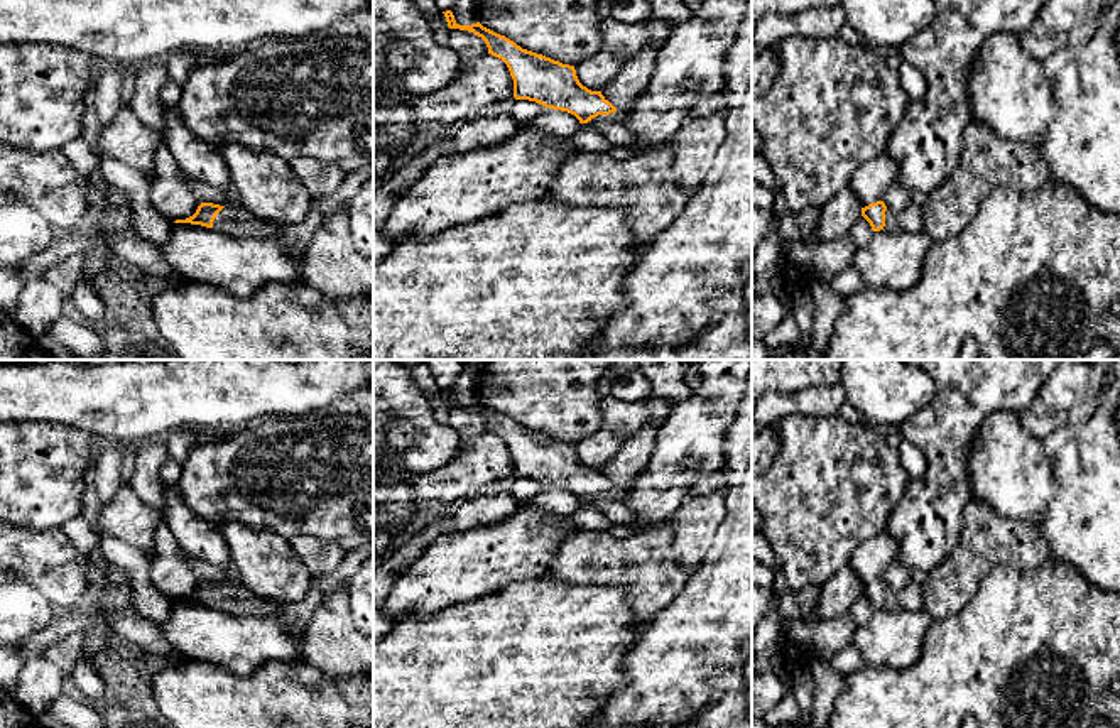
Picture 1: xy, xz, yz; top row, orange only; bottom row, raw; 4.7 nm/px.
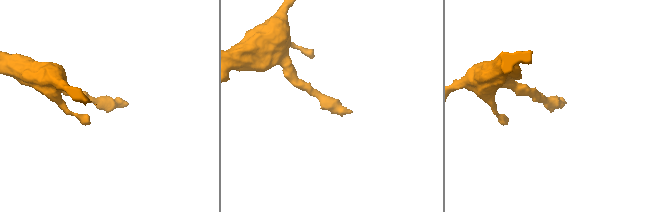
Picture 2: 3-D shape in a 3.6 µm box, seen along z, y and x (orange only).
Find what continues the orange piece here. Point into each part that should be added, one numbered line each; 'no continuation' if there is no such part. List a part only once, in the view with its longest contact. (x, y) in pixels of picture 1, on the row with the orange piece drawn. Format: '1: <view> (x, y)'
1: xz (617, 117)

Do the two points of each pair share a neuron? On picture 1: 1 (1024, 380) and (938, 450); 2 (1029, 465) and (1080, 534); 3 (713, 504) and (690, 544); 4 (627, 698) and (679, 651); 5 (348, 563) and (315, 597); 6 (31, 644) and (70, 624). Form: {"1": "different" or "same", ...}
{"1": "same", "2": "different", "3": "same", "4": "same", "5": "same", "6": "same"}

